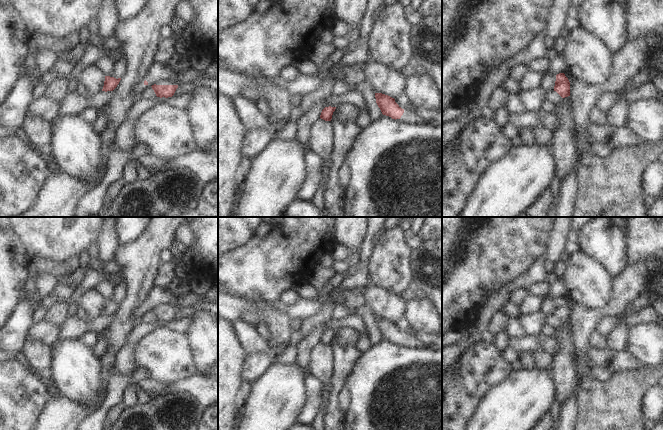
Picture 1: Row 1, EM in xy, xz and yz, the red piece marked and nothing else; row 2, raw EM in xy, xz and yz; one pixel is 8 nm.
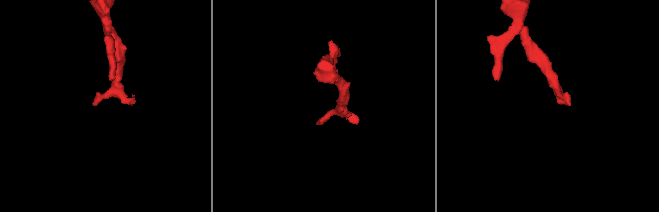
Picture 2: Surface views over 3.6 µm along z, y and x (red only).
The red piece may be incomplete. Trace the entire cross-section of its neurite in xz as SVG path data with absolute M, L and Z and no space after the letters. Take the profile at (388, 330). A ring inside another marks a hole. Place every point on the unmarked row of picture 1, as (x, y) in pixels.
M375 317L375 322L376 327L383 339L389 340L392 343L402 347L408 347L410 349L421 348L424 346L423 342L417 339L415 335L402 333L395 326L395 323L388 319Z

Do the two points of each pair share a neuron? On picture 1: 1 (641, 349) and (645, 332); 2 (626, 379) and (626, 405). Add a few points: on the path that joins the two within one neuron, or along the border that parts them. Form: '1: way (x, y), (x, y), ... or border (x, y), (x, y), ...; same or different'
1: way (645, 345), (645, 336); same
2: way (626, 385), (626, 399); same

